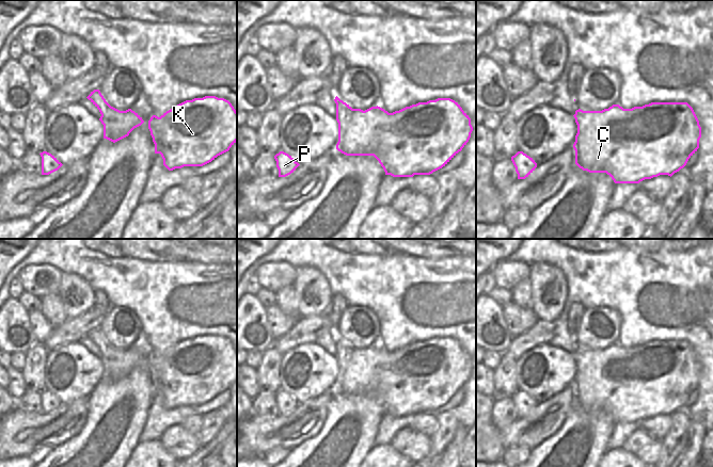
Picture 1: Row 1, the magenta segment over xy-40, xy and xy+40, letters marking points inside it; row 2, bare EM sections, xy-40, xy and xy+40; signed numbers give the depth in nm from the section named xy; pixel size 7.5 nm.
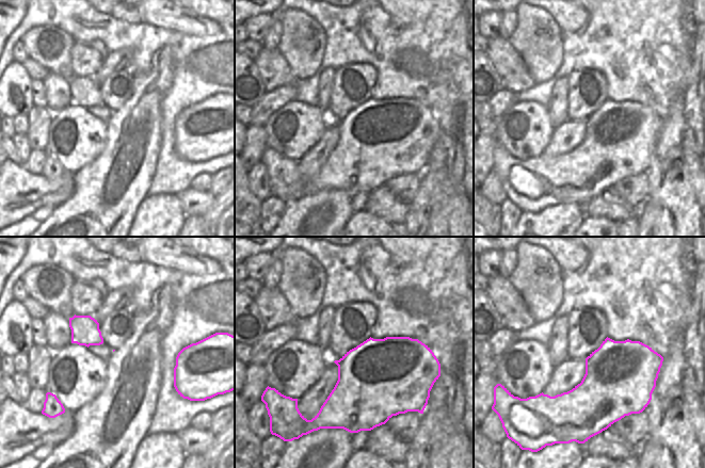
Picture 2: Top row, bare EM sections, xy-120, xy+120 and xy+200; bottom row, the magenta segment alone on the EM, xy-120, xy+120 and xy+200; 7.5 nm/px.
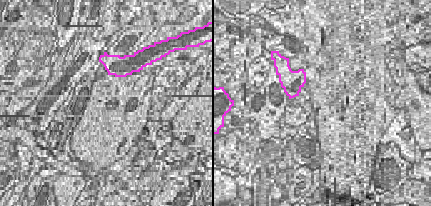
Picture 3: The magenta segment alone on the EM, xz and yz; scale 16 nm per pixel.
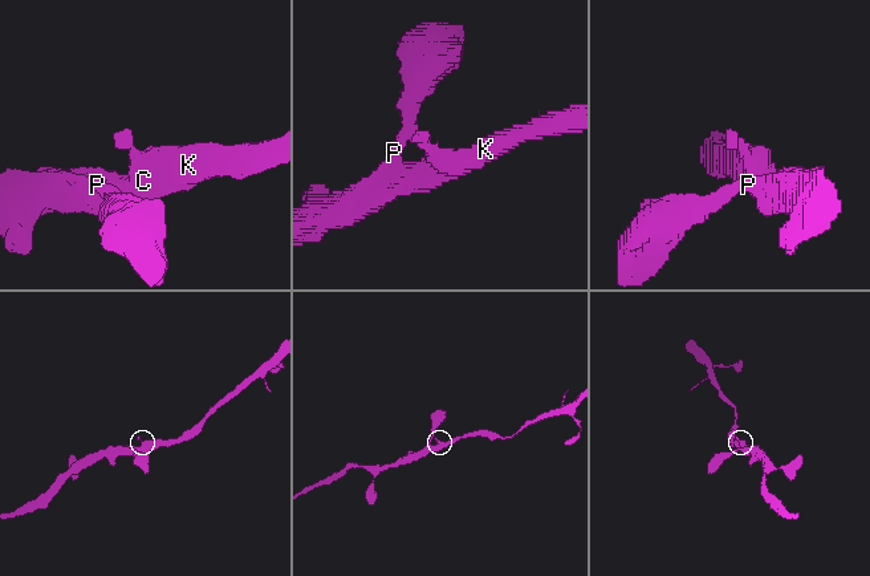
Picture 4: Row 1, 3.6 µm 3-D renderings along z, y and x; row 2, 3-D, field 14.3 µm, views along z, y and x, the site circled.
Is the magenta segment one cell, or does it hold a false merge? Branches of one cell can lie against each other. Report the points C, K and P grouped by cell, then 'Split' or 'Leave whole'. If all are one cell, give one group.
Groups: C K P. Leave whole

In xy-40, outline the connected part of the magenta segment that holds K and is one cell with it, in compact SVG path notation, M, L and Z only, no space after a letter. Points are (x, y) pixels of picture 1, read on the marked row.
M205 96L186 100L163 113L160 117L153 115L148 120L148 129L155 144L155 154L160 154L163 165L169 170L184 166L203 166L218 156L226 152L237 142L237 111L232 103L216 96Z

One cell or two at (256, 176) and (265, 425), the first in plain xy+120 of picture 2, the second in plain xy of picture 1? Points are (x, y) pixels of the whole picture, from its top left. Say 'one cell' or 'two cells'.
two cells

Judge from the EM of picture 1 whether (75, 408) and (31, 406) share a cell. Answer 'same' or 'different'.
different

